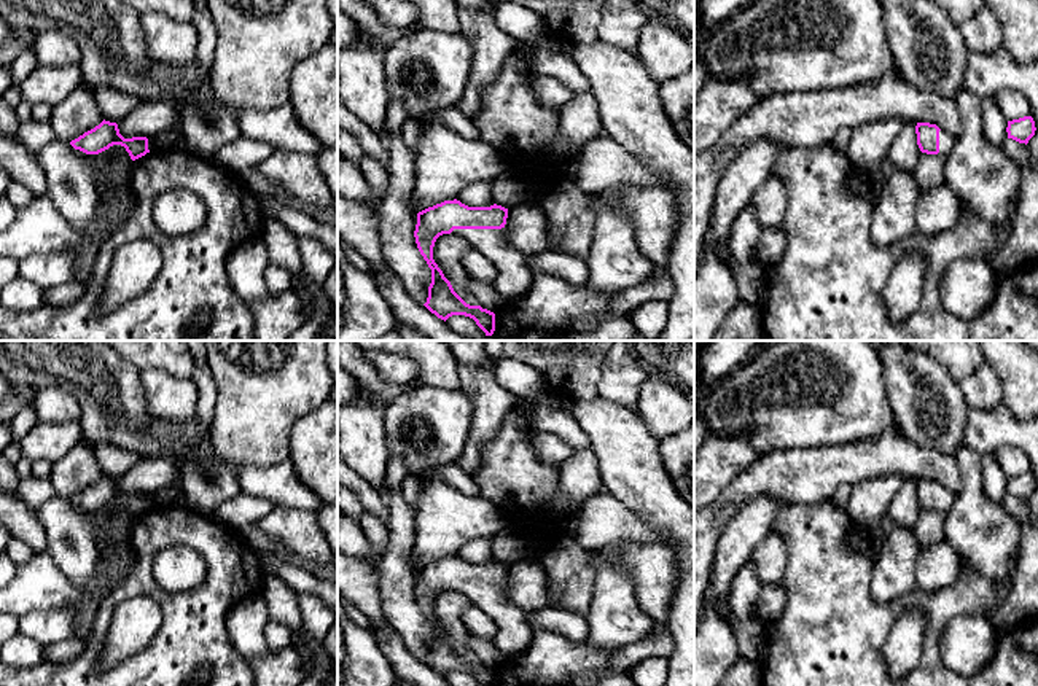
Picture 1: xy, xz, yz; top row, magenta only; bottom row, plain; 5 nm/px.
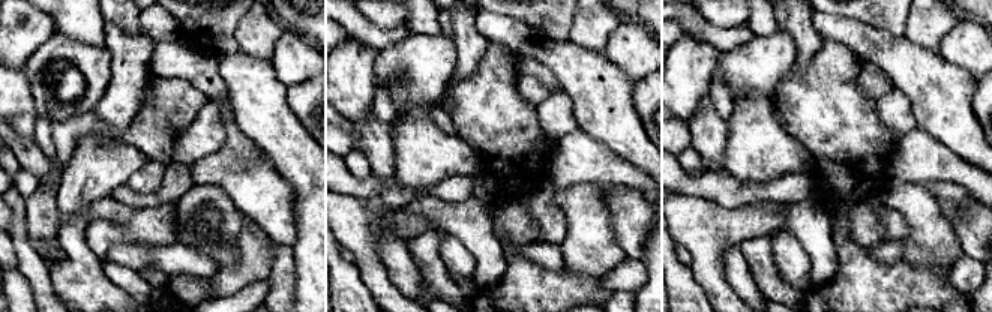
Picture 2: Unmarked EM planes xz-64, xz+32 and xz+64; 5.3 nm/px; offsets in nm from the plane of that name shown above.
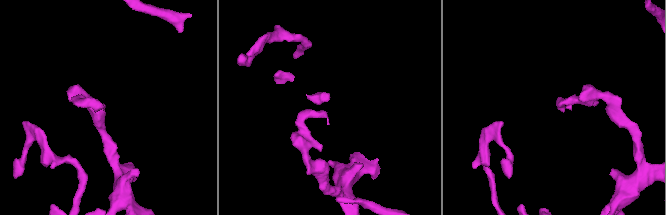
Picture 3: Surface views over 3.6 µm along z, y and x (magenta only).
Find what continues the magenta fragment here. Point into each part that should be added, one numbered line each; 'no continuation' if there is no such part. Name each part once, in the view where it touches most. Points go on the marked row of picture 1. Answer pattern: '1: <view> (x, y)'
1: xz (513, 277)

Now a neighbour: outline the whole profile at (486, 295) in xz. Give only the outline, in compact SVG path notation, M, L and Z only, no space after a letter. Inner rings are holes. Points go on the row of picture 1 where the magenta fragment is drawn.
M468 277L466 288L482 309L498 312L508 302L506 298L497 293L494 283L484 283Z

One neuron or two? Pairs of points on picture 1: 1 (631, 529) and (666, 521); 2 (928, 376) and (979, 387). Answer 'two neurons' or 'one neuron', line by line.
1: two neurons
2: two neurons

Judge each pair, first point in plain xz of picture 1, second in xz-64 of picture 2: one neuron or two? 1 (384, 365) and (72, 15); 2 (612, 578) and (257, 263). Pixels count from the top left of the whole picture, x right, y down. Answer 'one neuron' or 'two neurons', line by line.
1: two neurons
2: one neuron

